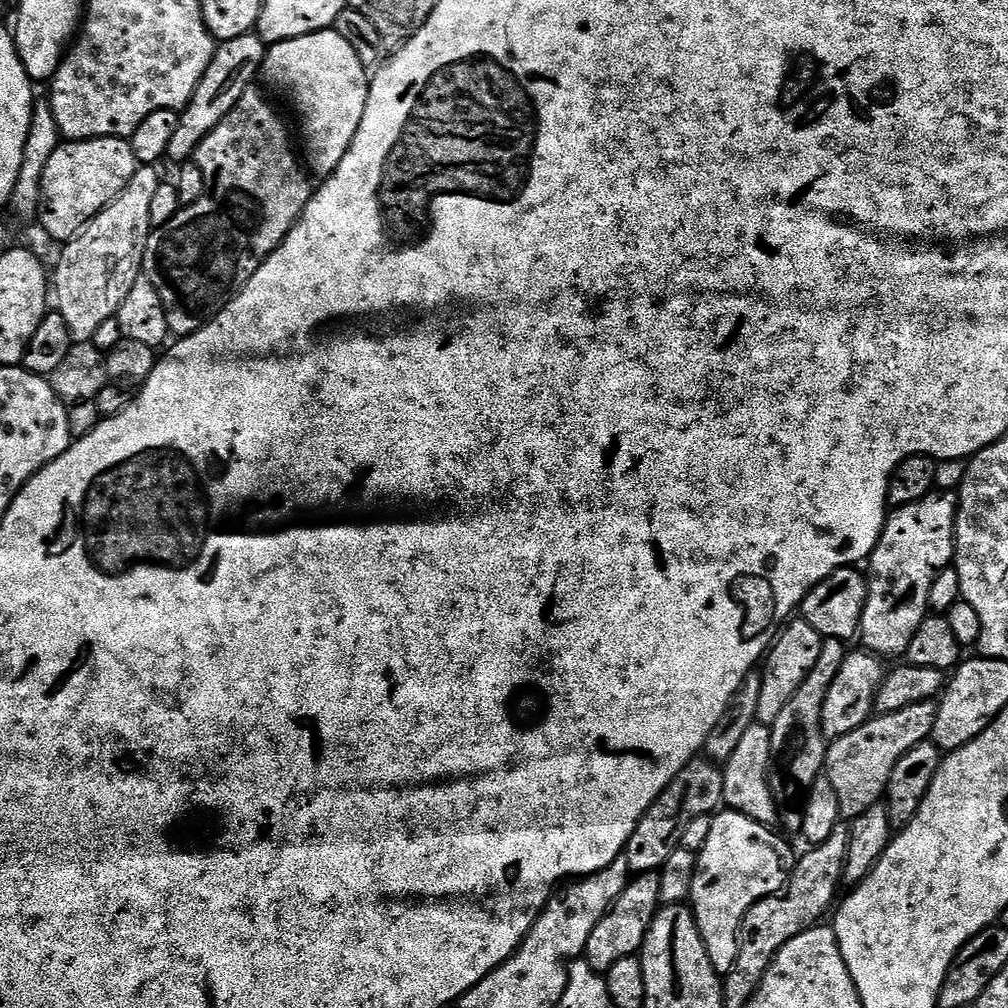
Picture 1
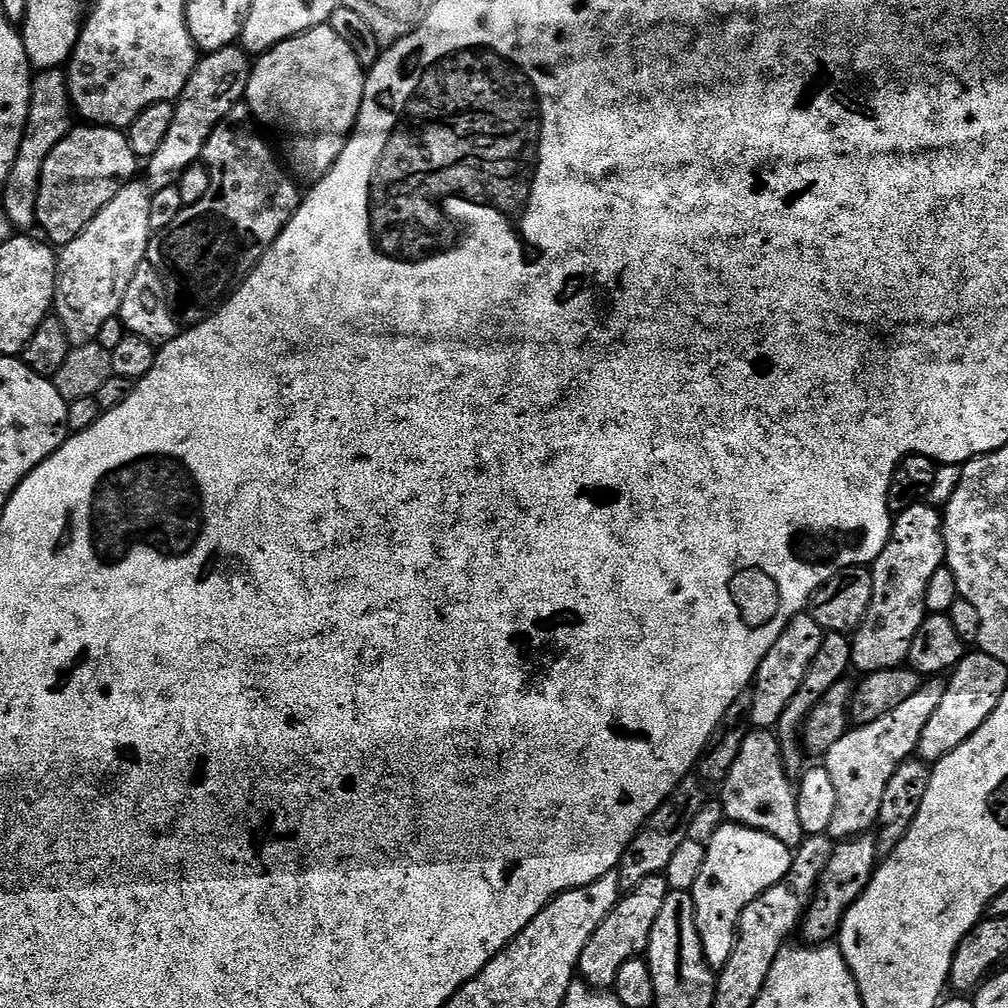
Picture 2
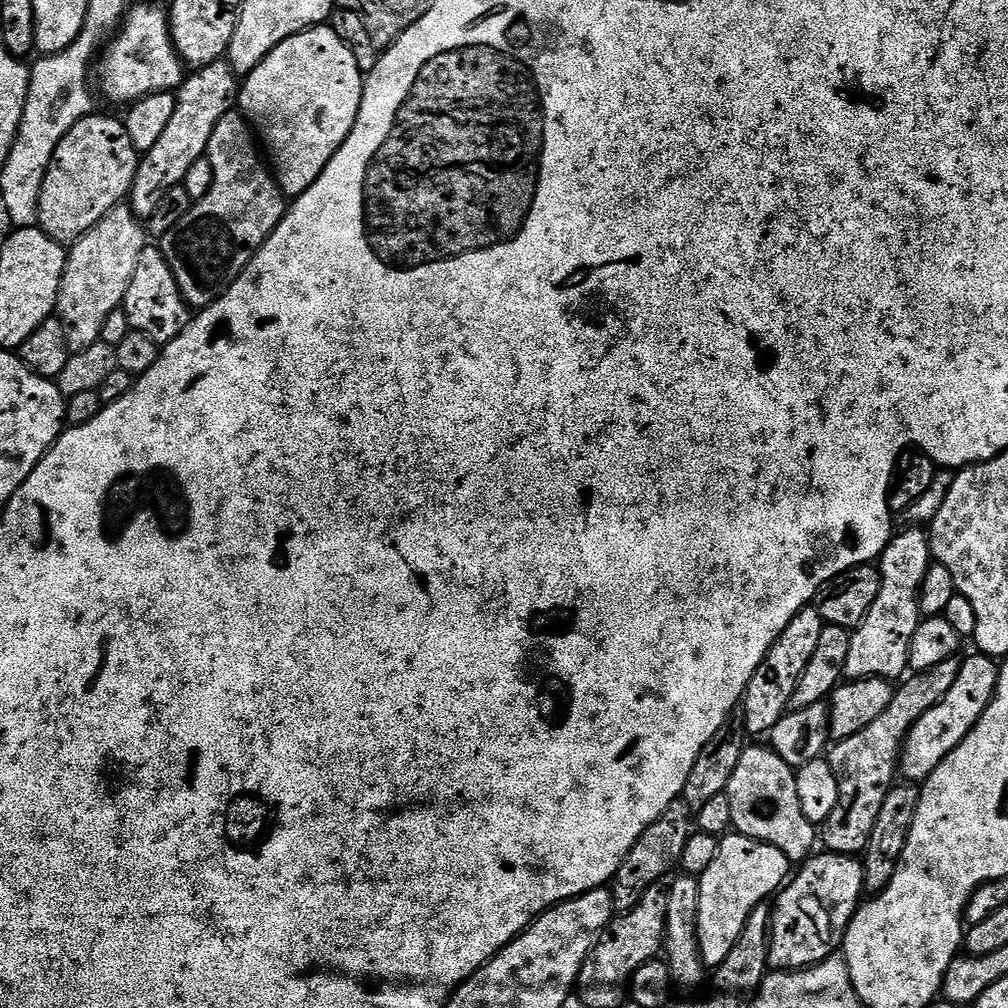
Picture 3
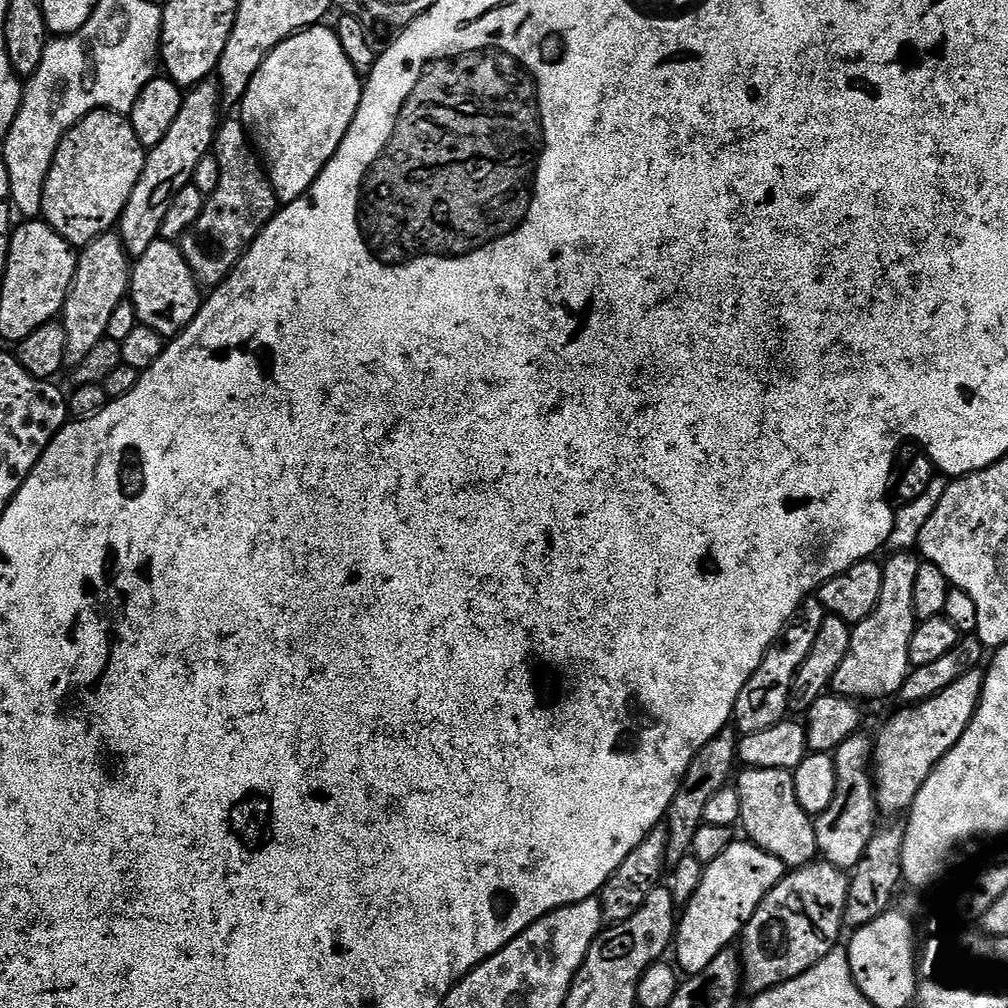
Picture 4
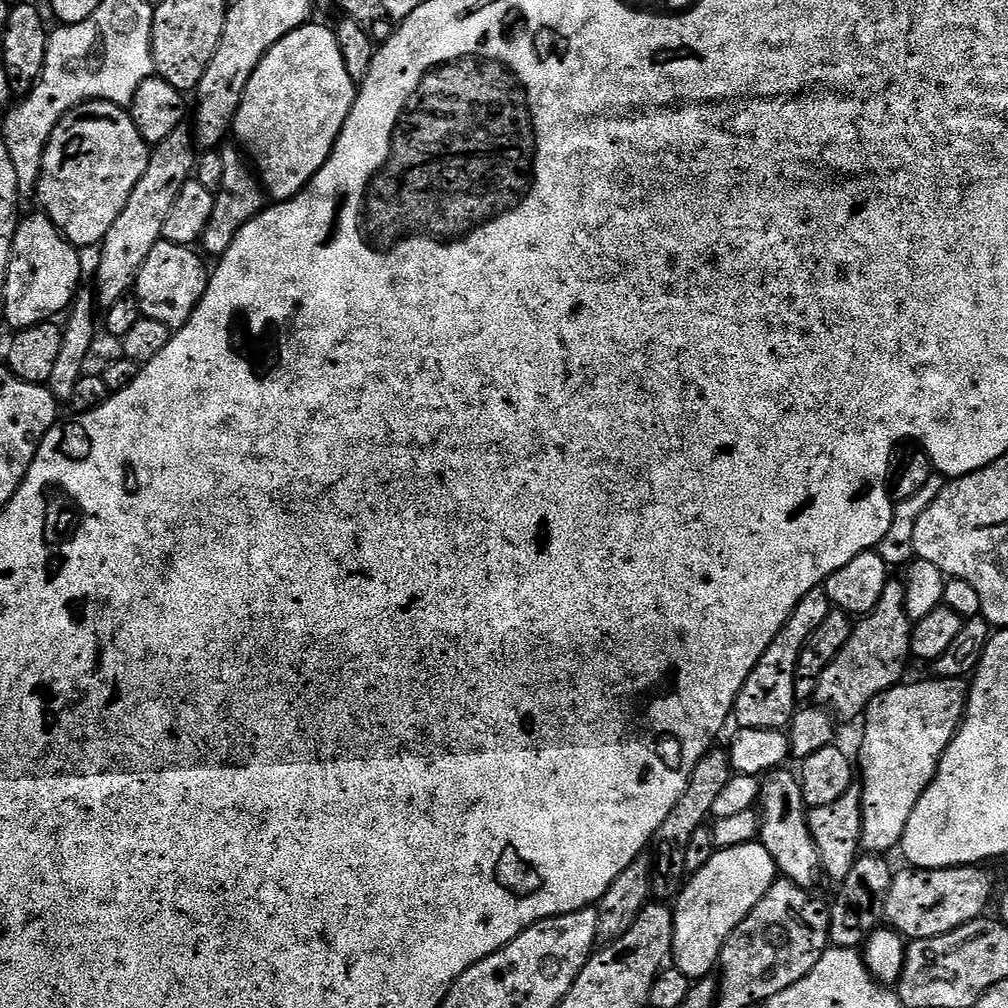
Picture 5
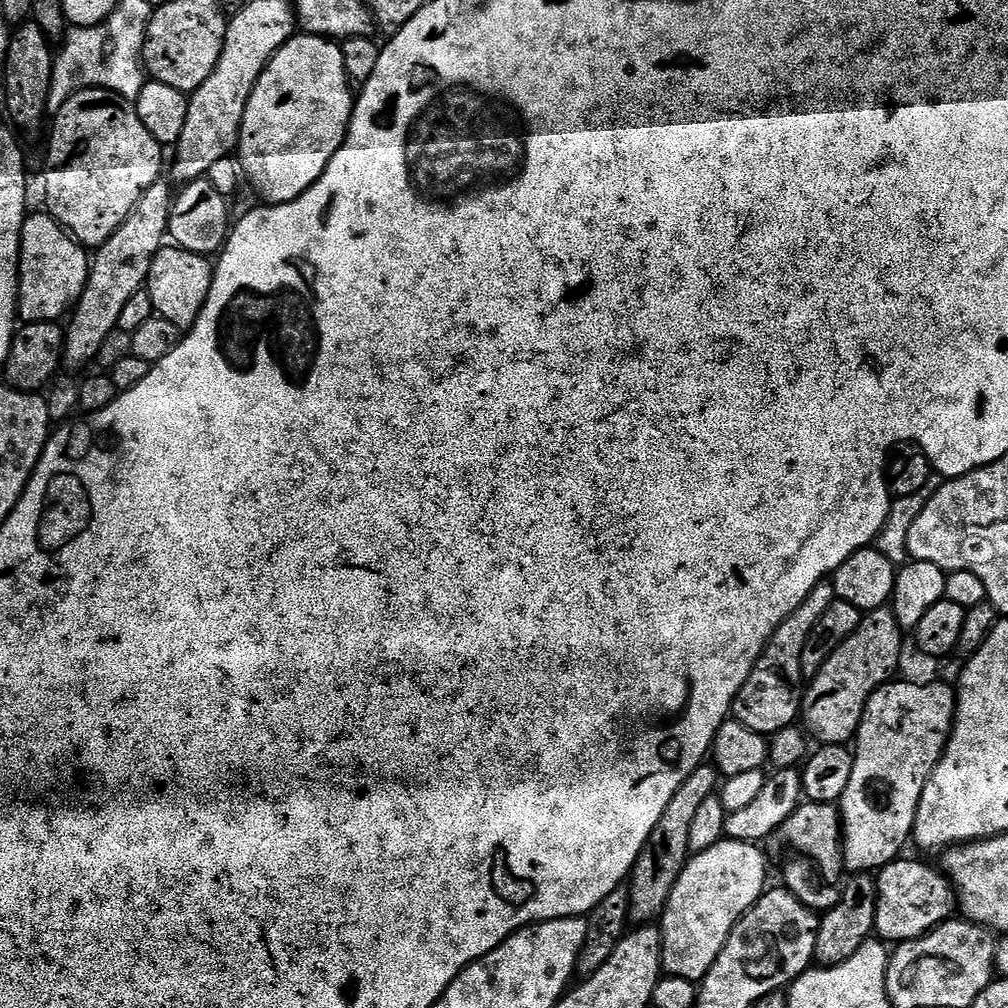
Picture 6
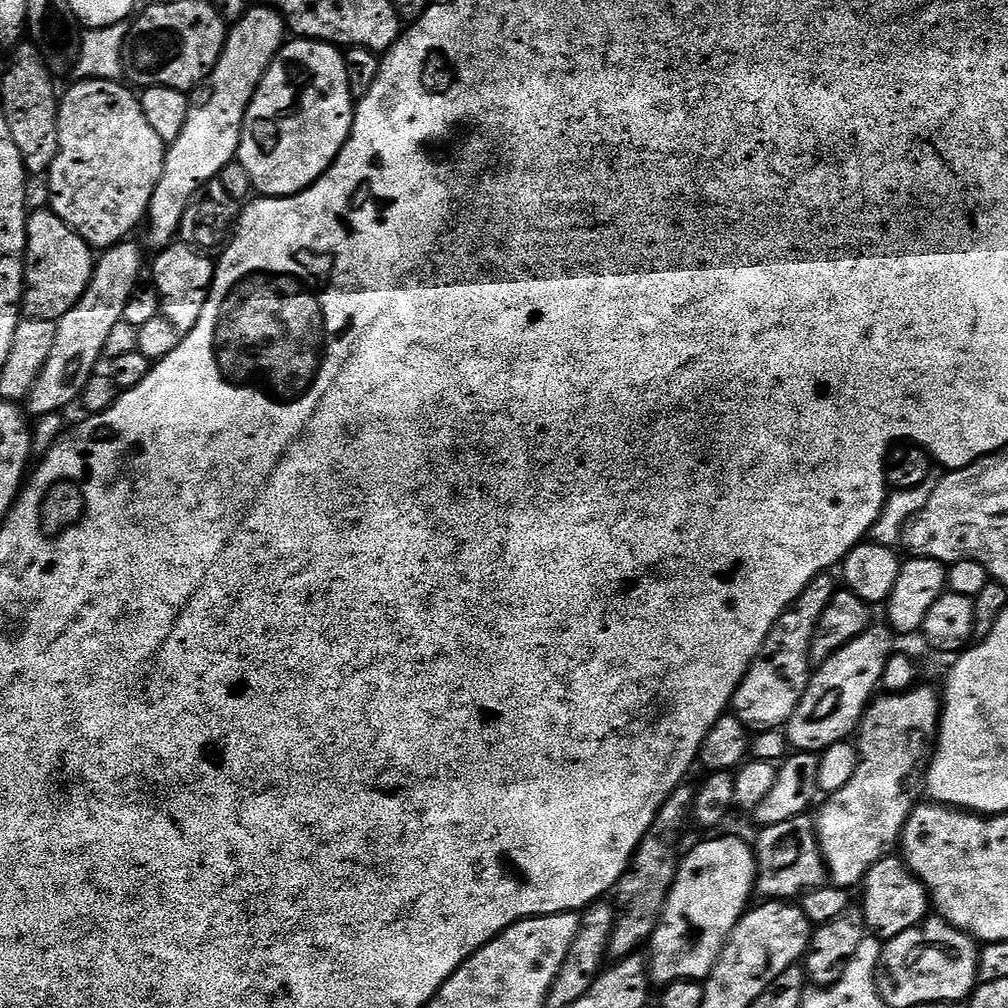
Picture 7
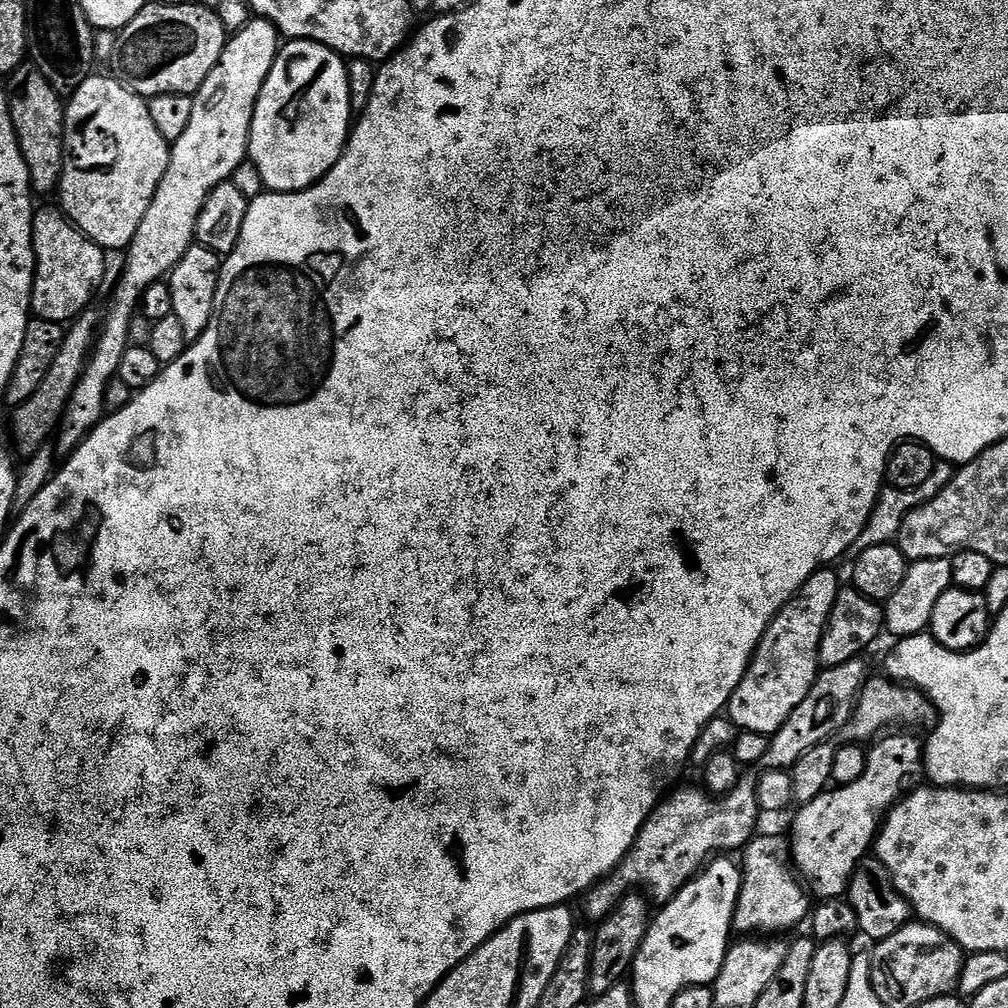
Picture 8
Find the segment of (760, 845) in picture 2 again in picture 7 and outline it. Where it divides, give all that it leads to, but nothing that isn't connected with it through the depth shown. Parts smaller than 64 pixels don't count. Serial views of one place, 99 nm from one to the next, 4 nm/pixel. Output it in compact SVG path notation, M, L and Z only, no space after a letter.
M720 836L717 840L704 840L696 844L688 853L683 853L676 869L676 880L668 892L668 901L660 924L650 941L650 980L653 985L667 986L679 980L703 981L716 965L720 951L734 926L740 921L756 886L756 857L751 843L739 840L736 836Z

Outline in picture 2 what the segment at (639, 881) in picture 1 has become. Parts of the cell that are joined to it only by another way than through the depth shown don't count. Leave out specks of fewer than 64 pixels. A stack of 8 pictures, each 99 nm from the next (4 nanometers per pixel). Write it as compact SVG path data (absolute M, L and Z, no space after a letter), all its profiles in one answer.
M661 874L642 878L638 886L621 895L614 910L610 910L598 930L594 930L590 942L586 942L586 950L582 950L578 969L579 979L594 989L611 989L618 978L618 970L622 970L624 963L647 953L654 922L658 922L658 913L662 910L662 902L666 902L669 891L668 880Z

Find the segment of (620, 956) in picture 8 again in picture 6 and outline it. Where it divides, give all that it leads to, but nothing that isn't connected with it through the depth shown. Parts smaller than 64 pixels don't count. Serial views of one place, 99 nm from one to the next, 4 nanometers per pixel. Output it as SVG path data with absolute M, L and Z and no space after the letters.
M705 762L696 768L678 786L674 798L670 798L670 806L658 818L658 826L650 834L646 846L640 851L636 859L636 865L630 873L630 883L627 885L630 898L629 917L636 922L652 922L655 918L663 917L664 907L668 904L670 894L682 874L682 870L688 865L690 853L690 821L694 813L710 798L718 788L718 773L711 763Z

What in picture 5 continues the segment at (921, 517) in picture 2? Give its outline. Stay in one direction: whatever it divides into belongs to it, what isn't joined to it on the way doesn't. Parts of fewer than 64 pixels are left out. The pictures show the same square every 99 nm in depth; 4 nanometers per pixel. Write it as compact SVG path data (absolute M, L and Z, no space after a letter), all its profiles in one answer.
M889 579L882 598L878 598L878 606L853 627L850 642L842 646L838 658L826 666L816 681L815 703L831 712L837 721L863 717L875 696L905 679L904 667L912 651L912 625L904 609L903 583Z

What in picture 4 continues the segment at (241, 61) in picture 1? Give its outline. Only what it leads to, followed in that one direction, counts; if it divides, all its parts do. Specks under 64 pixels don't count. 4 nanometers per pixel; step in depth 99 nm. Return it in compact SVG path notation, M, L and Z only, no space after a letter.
M209 78L187 89L182 110L178 110L178 118L174 118L166 138L162 138L158 146L147 149L142 178L138 178L138 186L134 186L134 194L130 194L130 202L126 202L126 210L120 215L118 225L120 241L129 257L146 254L146 250L160 239L162 218L166 218L174 194L191 184L194 166L213 151L218 127L216 107L221 107L221 104L220 85L215 79Z

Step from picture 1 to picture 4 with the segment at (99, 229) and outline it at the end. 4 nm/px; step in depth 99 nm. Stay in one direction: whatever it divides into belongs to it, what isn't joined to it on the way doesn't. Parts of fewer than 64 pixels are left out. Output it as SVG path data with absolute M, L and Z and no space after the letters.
M115 231L104 232L94 242L83 245L76 258L76 269L70 290L66 294L62 323L66 330L65 365L69 369L78 366L93 346L98 346L106 338L106 325L110 314L130 292L132 264L128 251Z

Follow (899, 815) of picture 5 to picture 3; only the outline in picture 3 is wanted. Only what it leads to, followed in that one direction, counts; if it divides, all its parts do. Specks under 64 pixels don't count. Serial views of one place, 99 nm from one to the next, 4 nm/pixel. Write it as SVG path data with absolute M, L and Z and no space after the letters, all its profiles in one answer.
M975 654L976 656L964 656L958 679L954 686L946 693L946 698L938 702L918 722L912 724L908 736L904 740L904 748L900 752L900 767L903 779L908 782L923 782L928 775L940 765L942 758L950 754L950 750L957 748L970 734L970 730L982 718L982 714L990 706L992 696L996 693L996 683L1000 677L1000 669L997 661L991 656Z

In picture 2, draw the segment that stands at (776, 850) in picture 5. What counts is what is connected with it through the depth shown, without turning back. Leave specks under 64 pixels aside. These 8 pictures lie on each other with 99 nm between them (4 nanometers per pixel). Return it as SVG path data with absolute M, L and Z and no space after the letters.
M772 730L749 731L738 750L738 758L734 758L734 766L730 766L728 777L722 782L725 817L731 823L745 824L748 828L770 834L788 848L799 848L806 837L802 822L798 822L796 790L793 781L788 779L790 773L784 766L777 733Z

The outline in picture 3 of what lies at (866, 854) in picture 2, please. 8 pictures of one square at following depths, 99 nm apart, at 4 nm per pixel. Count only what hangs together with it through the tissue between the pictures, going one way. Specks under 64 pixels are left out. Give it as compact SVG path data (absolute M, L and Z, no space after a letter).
M820 850L803 861L801 868L804 869L797 876L795 873L780 889L774 900L776 905L773 903L770 908L768 967L772 970L811 968L813 964L827 960L843 945L848 924L865 895L864 866L856 856Z

